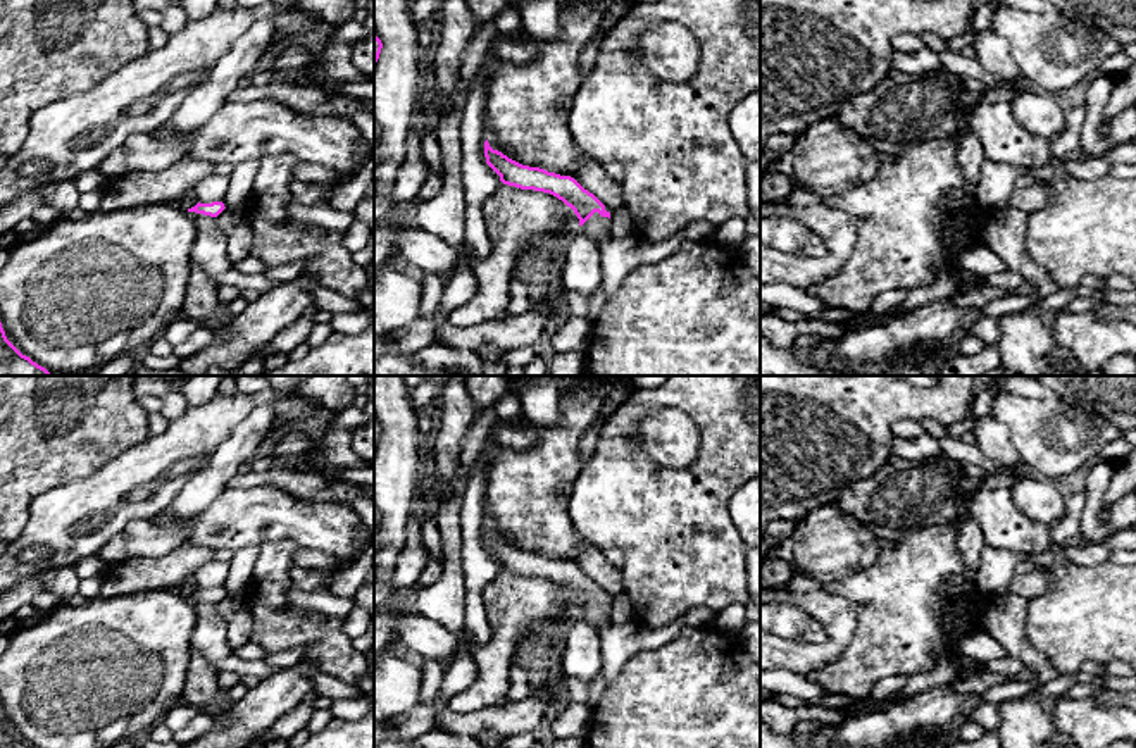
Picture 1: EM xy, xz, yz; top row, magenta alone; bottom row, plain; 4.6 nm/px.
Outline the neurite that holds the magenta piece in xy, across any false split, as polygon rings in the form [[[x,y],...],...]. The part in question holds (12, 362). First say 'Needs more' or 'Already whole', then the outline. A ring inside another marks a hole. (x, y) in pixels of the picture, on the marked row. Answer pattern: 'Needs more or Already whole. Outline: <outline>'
Already whole. Outline: [[[0,322],[0,376],[48,376],[50,372],[22,355],[5,336]]]

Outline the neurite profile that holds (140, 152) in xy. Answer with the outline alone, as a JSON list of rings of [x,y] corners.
[[[136,133],[107,153],[98,171],[114,179],[138,171],[162,171],[188,157],[188,143],[183,140],[162,141],[152,134]]]

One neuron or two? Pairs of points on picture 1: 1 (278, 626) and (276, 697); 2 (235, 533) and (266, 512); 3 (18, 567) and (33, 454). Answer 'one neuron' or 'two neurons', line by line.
1: two neurons
2: one neuron
3: two neurons

